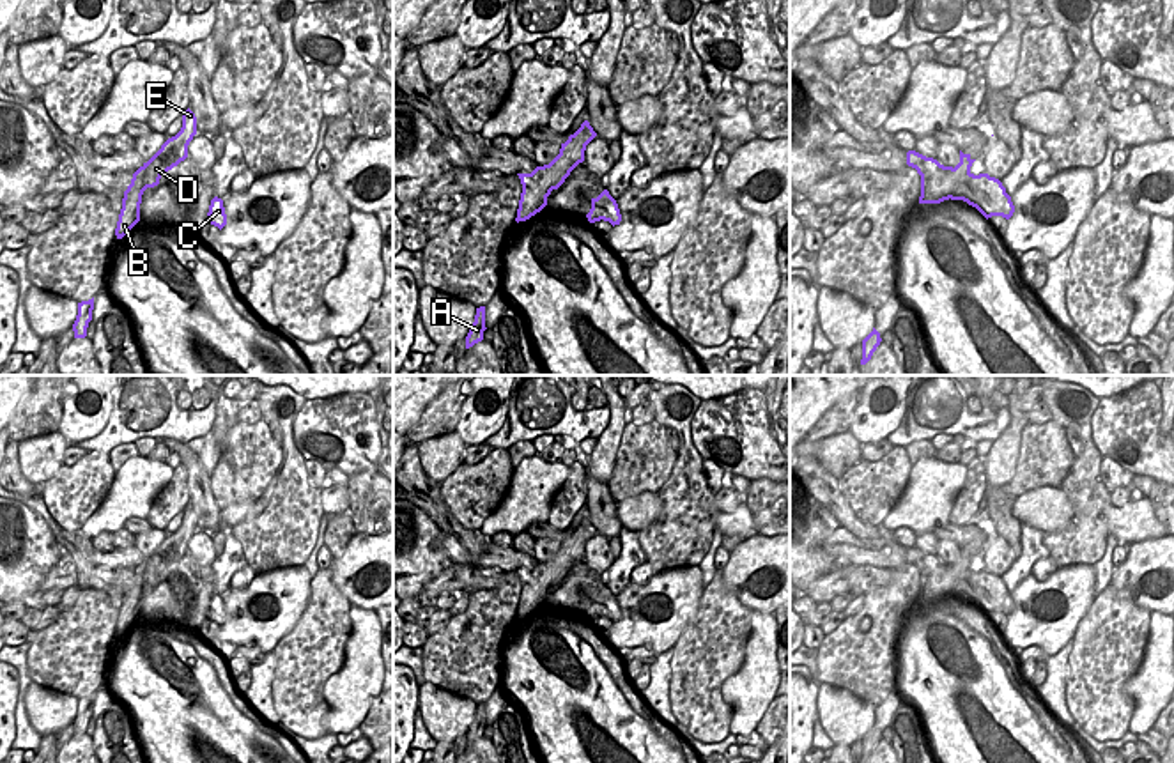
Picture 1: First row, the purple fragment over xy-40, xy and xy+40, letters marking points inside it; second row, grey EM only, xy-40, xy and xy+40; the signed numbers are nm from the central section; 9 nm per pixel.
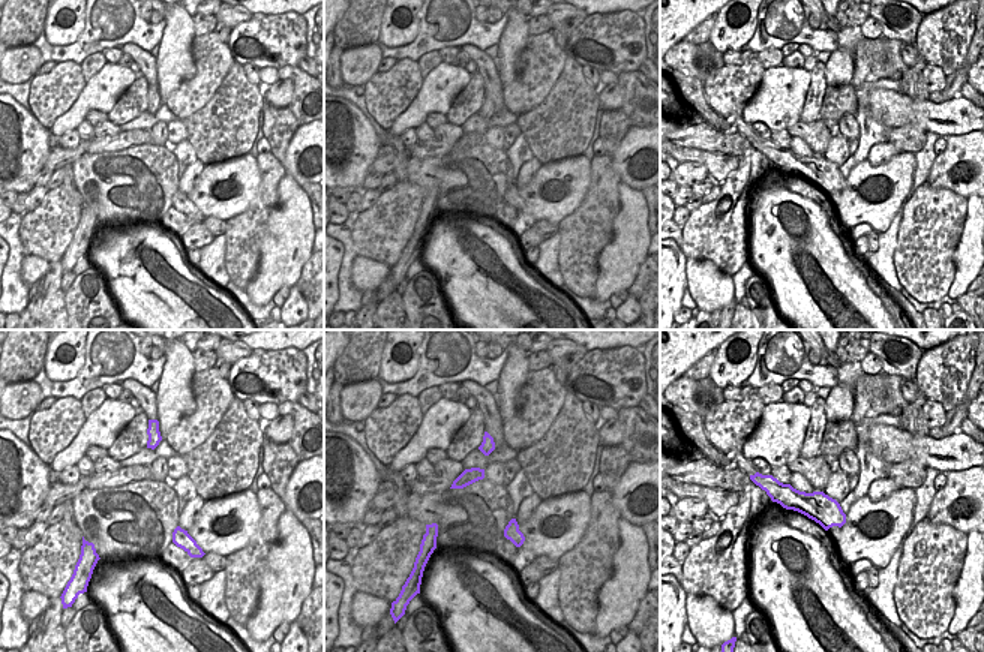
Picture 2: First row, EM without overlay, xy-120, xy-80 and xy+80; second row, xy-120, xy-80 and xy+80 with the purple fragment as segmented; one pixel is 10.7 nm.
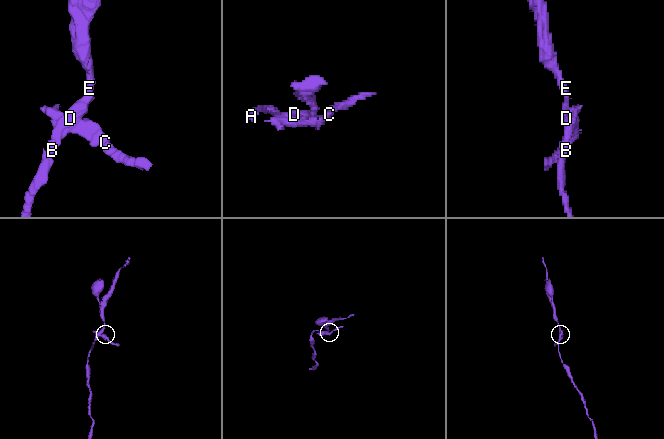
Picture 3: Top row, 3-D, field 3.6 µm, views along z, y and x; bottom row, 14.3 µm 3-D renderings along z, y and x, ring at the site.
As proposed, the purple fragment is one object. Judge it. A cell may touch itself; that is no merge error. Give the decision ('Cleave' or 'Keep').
Cleave.

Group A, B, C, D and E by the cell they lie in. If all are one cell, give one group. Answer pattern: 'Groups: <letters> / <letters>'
Groups: A B D E / C.

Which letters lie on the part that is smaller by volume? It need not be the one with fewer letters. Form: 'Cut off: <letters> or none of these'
Cut off: C

